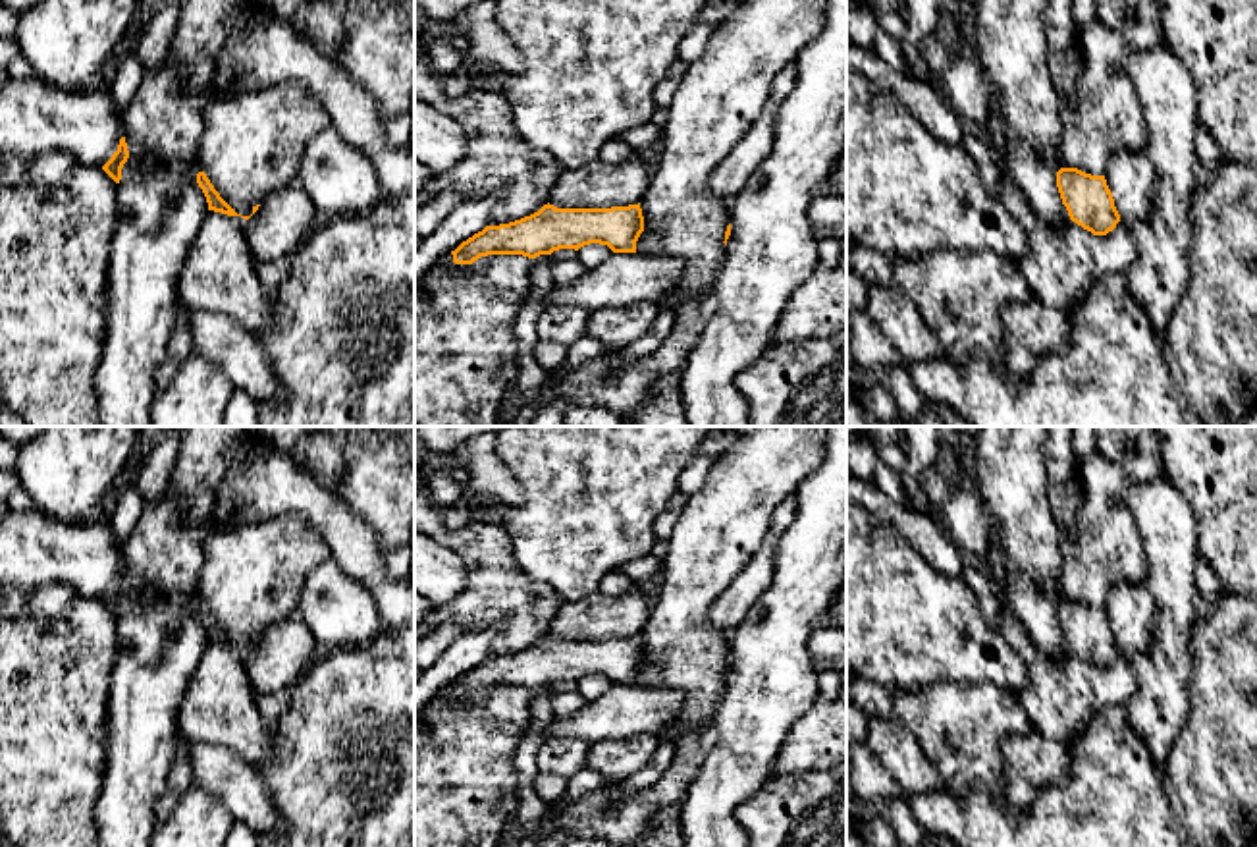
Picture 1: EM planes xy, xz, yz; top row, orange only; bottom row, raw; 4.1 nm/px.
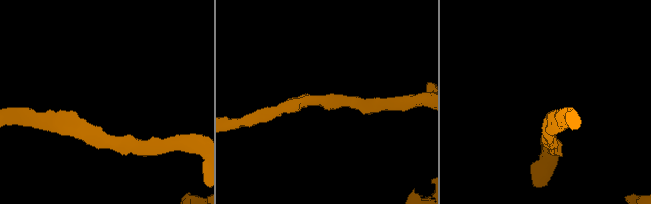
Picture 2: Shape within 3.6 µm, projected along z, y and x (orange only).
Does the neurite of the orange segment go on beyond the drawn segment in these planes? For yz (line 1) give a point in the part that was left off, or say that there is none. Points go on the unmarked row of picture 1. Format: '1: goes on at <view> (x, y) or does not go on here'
1: does not go on here

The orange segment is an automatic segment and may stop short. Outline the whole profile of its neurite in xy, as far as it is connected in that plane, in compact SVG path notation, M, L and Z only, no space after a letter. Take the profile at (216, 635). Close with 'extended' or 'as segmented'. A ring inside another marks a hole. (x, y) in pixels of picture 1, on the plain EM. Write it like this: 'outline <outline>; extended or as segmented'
outline M204 604L197 606L197 615L206 629L208 642L222 644L227 648L241 648L220 629L220 625L214 621L214 617L210 615Z; as segmented

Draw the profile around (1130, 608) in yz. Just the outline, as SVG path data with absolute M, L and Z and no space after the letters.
M1147 581L1114 585L1105 612L1124 656L1151 650L1155 600Z

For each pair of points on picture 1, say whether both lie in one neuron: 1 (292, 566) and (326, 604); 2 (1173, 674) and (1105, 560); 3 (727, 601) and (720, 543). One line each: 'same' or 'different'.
1: different
2: different
3: different

